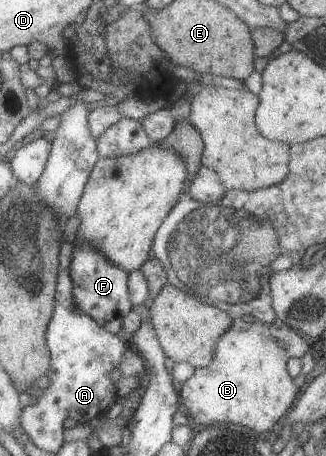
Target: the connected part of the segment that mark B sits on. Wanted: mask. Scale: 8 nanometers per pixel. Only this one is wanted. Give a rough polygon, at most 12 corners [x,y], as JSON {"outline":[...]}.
{"outline":[[235,318],[181,385],[202,428],[274,429],[300,397],[309,338]]}

